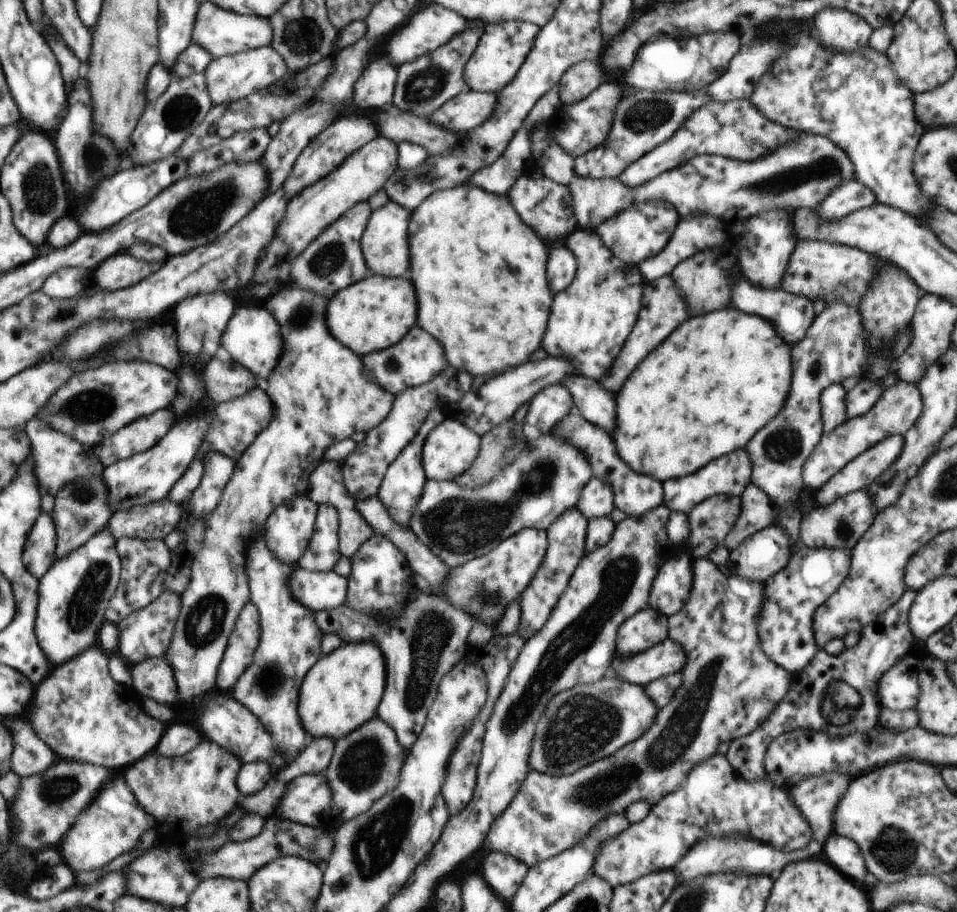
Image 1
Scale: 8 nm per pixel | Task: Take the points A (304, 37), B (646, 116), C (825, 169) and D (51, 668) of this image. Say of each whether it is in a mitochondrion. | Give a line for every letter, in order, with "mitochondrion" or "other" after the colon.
A: mitochondrion
B: mitochondrion
C: mitochondrion
D: other

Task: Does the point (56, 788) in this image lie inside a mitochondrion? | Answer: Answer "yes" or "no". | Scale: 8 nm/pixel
yes

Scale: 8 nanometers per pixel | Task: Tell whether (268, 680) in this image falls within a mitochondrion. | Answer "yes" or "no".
yes

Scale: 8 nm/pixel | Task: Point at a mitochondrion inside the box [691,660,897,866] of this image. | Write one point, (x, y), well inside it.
(830, 694)

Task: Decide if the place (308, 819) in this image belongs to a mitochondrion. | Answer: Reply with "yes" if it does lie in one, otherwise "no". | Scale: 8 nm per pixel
no

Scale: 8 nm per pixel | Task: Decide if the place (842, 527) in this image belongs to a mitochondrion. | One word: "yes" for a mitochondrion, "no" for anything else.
yes

